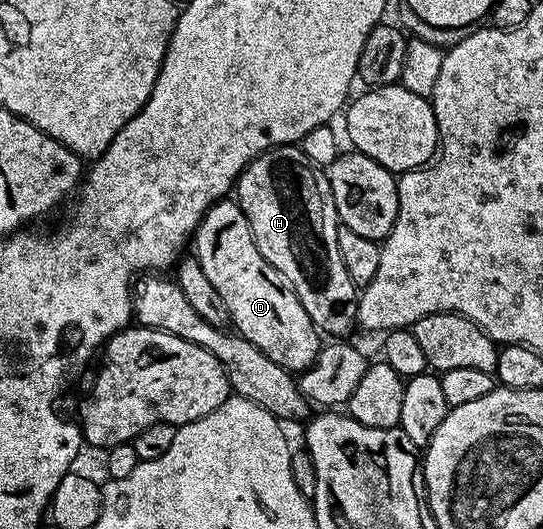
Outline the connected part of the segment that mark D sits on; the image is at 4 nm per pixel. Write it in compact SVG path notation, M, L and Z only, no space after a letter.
M233 200L216 202L197 226L195 257L211 280L212 287L223 296L232 329L251 340L263 356L275 360L284 370L306 370L317 358L323 345L322 335L313 325L311 316L299 304L299 296L291 284L259 252L253 239L251 224Z

